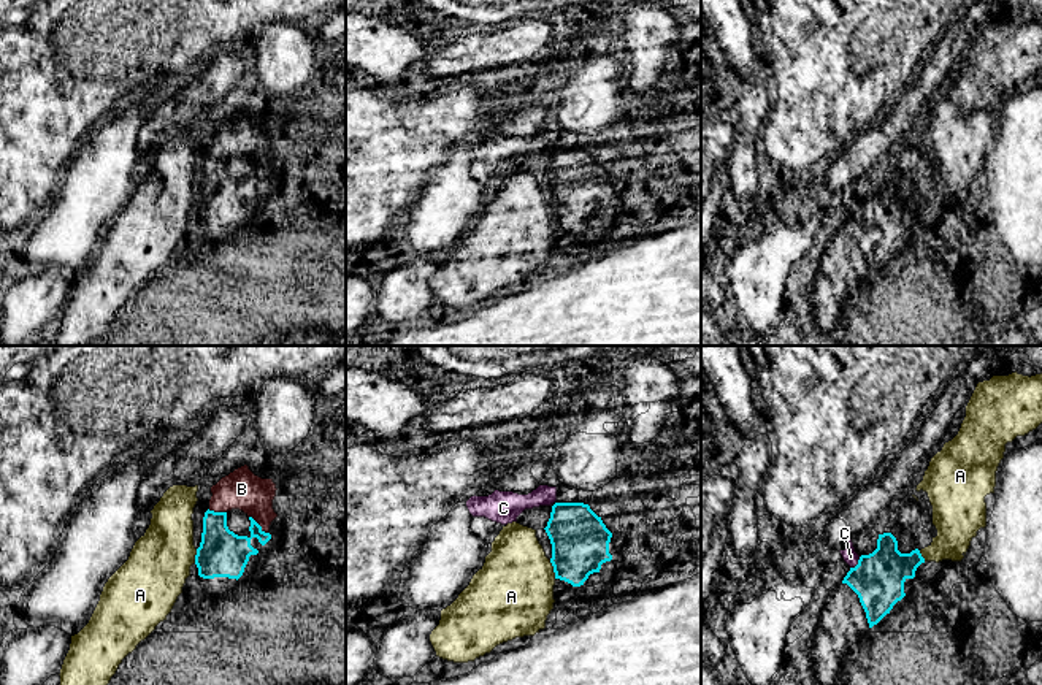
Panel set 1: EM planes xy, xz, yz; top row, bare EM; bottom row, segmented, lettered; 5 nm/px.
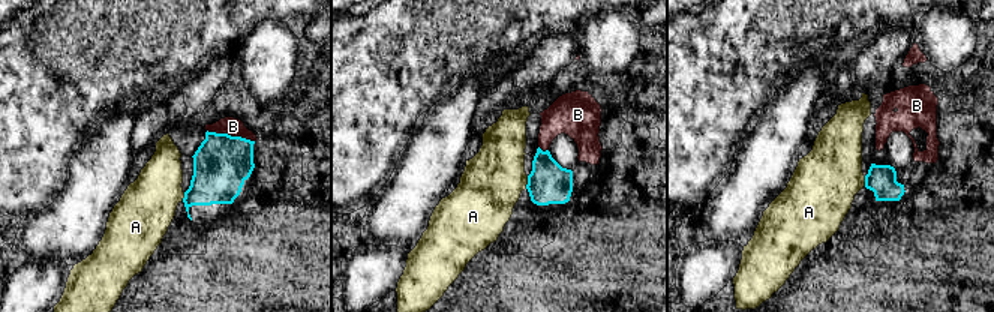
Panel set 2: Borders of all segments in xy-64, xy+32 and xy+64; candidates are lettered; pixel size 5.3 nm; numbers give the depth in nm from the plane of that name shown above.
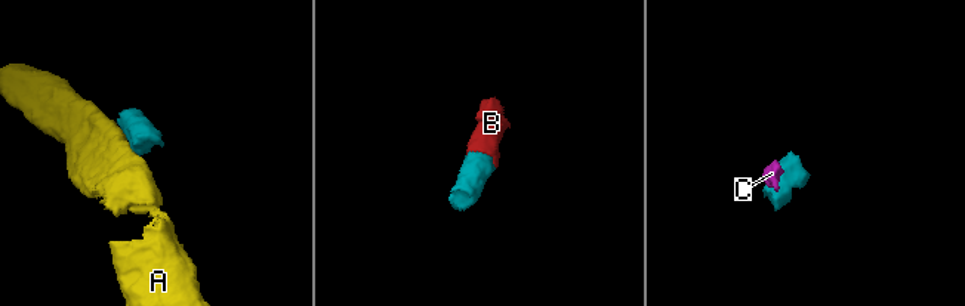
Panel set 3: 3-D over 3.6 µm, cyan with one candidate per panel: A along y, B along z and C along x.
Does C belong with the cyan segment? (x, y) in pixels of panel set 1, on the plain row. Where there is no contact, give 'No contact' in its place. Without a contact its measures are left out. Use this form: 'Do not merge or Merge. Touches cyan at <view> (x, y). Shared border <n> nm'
Do not merge. Touches cyan at yz (858, 208). Shared border 80 nm

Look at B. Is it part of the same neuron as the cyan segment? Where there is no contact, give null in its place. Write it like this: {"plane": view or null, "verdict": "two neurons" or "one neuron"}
{"plane": "xy", "verdict": "one neuron"}

